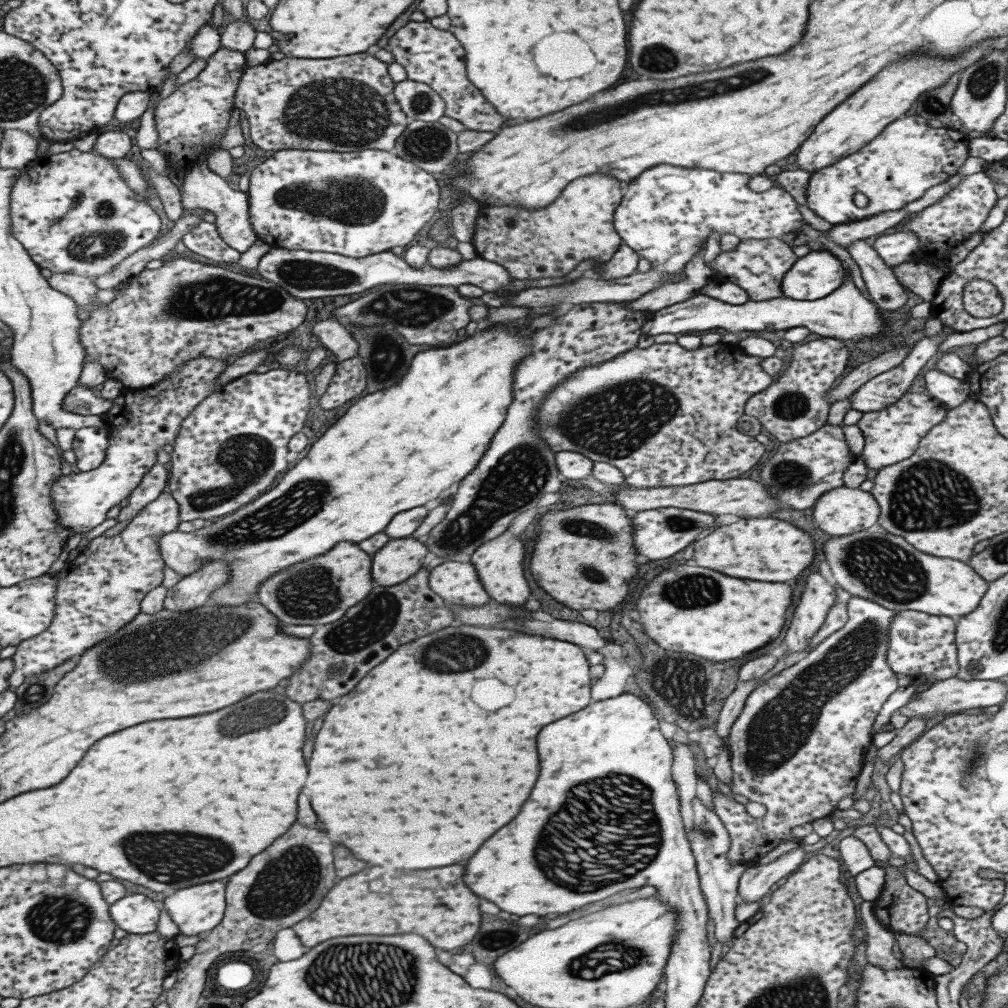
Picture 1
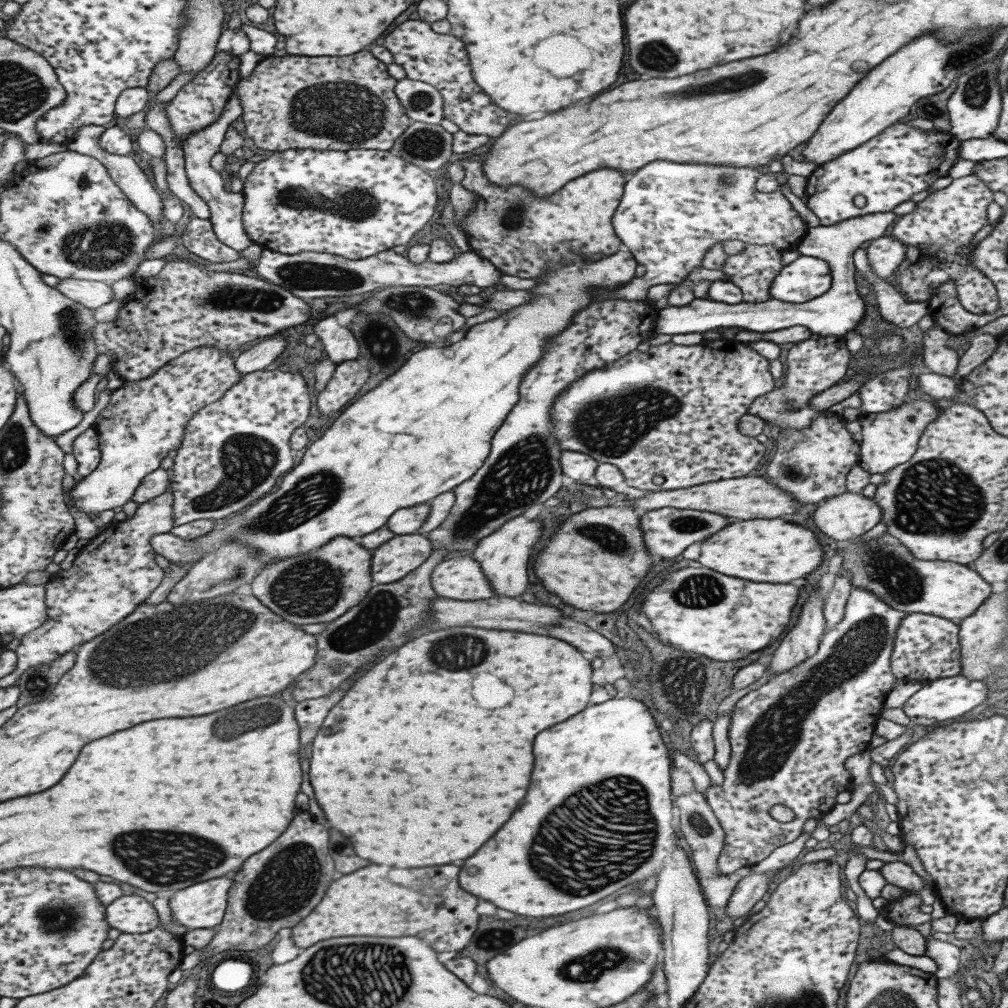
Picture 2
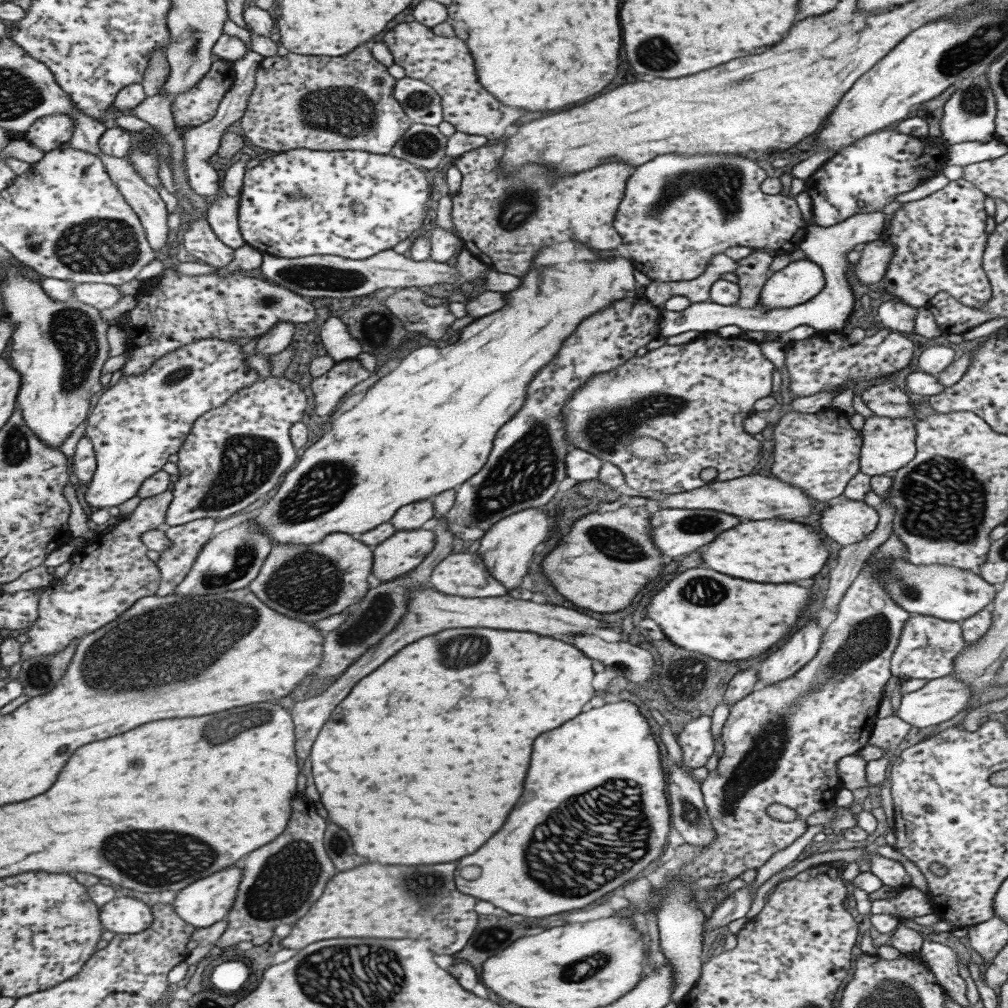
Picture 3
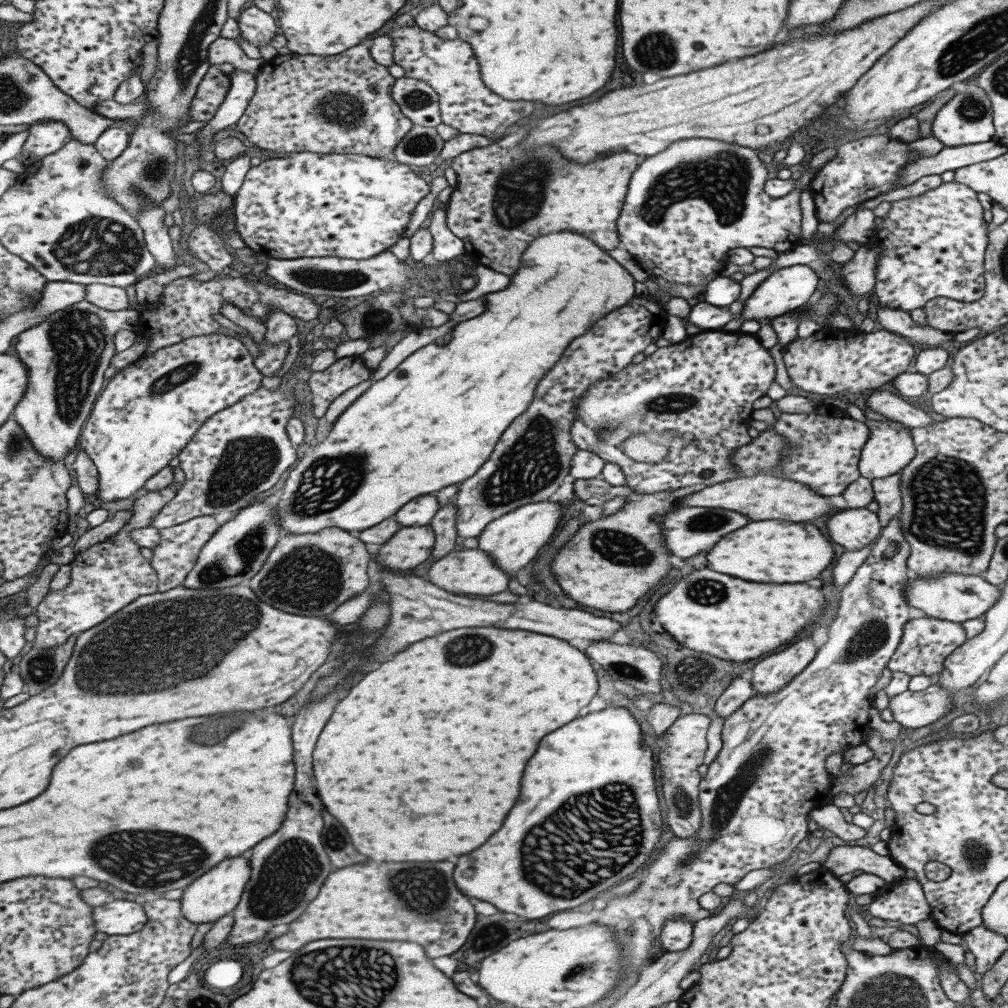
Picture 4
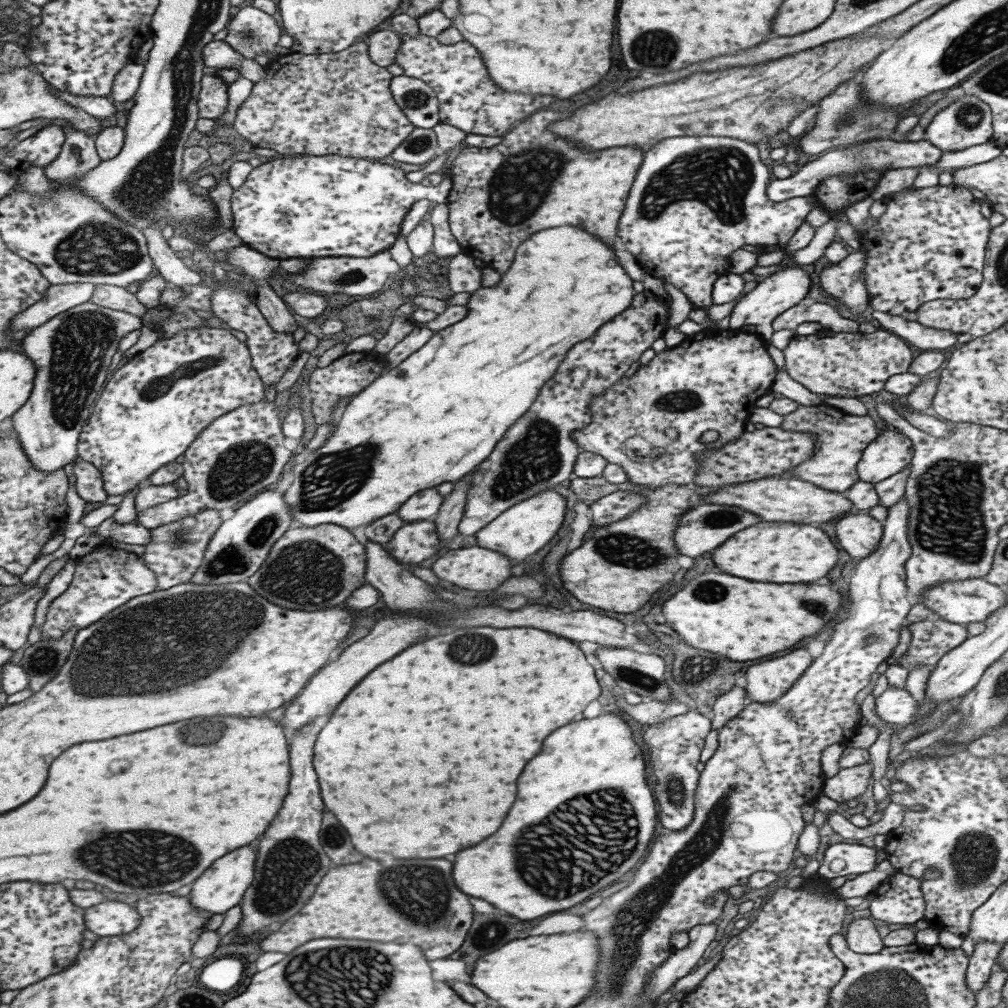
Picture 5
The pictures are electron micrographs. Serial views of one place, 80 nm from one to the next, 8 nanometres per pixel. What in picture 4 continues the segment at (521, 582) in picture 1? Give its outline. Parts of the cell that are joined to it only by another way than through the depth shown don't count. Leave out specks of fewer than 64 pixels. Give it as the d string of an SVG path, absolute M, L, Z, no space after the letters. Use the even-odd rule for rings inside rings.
M553 499L523 504L517 510L505 513L486 524L483 532L477 537L477 548L489 554L493 564L507 576L516 575L518 570L523 569L535 557L543 544L552 540L557 522L561 519L562 509L565 509L563 503Z

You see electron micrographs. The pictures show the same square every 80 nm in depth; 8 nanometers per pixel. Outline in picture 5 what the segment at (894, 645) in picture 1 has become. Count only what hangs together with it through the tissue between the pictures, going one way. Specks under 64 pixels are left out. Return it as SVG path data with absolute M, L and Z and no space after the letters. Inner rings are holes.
M936 617L905 625L911 637L909 647L896 659L895 664L904 667L907 672L916 665L926 666L929 671L933 670L946 652L956 648L968 637L964 625Z

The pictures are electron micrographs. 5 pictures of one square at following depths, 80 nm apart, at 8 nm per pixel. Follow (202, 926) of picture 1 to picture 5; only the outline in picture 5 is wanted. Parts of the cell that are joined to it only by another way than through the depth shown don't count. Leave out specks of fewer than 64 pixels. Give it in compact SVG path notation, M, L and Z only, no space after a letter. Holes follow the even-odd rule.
M255 842L247 844L245 848L239 848L235 852L227 852L221 856L221 860L213 862L201 876L198 876L191 885L190 905L195 911L205 911L213 914L223 914L229 908L240 904L245 890L251 884L254 877L254 864L257 856Z

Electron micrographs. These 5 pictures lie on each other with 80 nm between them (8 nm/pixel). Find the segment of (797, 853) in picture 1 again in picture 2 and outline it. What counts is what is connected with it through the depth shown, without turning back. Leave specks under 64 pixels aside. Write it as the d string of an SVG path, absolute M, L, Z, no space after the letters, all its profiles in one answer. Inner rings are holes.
M750 872L747 876L739 879L735 888L733 888L729 900L726 902L724 912L731 918L737 918L746 914L753 904L763 896L767 890L769 879L774 874L759 875L759 873Z

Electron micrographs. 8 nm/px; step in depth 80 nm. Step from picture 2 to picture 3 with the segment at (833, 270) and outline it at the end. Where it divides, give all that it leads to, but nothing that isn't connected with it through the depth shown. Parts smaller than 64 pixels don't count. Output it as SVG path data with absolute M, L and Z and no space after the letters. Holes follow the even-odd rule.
M875 211L854 214L830 227L807 225L799 249L803 251L805 258L820 266L824 285L813 298L803 304L789 308L770 308L757 303L751 308L745 308L737 303L723 306L709 300L693 302L681 312L670 310L663 312L661 309L661 321L657 323L658 334L666 339L668 336L677 336L687 331L695 331L699 334L713 333L725 326L735 326L740 332L787 332L802 325L811 326L815 332L840 332L847 323L846 318L851 312L854 301L845 277L845 272L849 268L846 252L851 252L851 248L857 244L877 240L887 219L888 216L882 211Z

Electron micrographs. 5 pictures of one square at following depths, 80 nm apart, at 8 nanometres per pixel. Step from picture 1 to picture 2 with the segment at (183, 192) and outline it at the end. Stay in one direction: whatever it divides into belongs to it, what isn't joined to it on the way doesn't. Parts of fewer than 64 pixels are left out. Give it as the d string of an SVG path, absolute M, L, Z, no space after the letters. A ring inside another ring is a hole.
M235 91L229 96L228 101L223 105L223 112L221 116L209 124L207 127L203 127L203 130L191 133L182 140L182 151L184 156L184 171L186 172L187 182L189 188L203 199L208 204L209 222L213 228L214 235L219 242L229 246L237 252L242 251L244 248L251 246L253 242L249 240L247 234L243 230L241 222L241 211L243 206L243 194L225 192L223 188L223 180L218 172L215 172L209 165L209 159L213 154L219 152L221 141L224 139L224 134L236 118L242 114L241 103L235 94Z

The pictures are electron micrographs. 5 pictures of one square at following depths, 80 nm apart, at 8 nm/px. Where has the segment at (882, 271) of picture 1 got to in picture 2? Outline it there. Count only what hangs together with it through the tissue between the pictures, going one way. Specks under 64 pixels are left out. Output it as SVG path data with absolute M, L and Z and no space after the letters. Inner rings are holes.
M857 248L852 254L852 263L859 274L865 276L875 290L878 311L881 318L895 327L907 329L926 315L926 301L906 302L891 278L879 278L868 265L865 249Z

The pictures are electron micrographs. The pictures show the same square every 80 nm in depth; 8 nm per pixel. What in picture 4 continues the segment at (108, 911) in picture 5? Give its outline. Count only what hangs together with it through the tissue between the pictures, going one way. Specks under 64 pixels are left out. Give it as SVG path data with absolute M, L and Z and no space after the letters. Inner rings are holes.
M111 899L101 906L92 907L92 921L97 932L106 935L128 935L137 932L146 921L141 903Z

